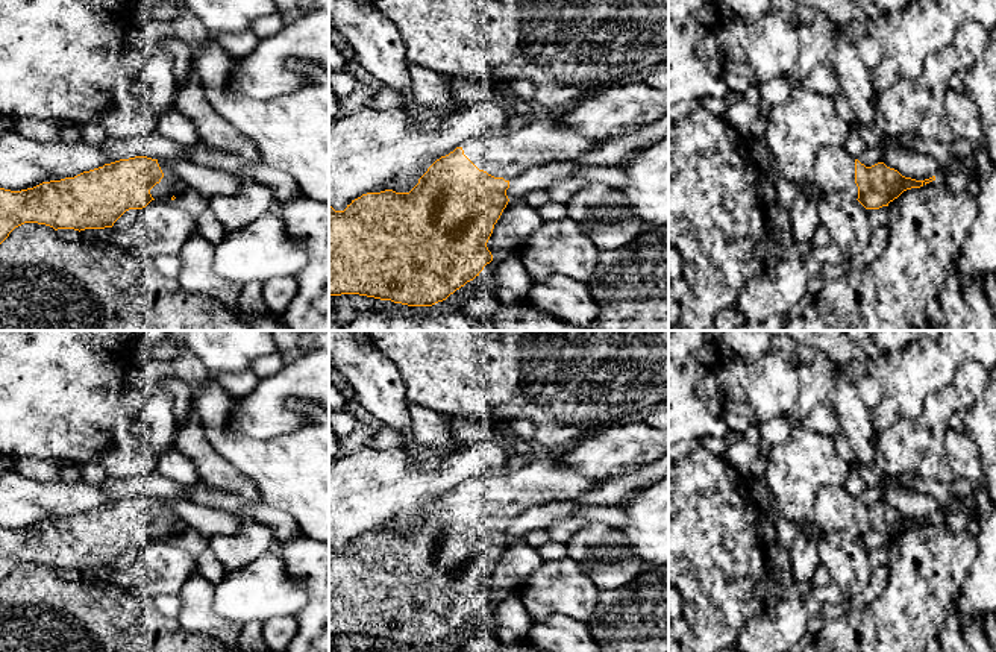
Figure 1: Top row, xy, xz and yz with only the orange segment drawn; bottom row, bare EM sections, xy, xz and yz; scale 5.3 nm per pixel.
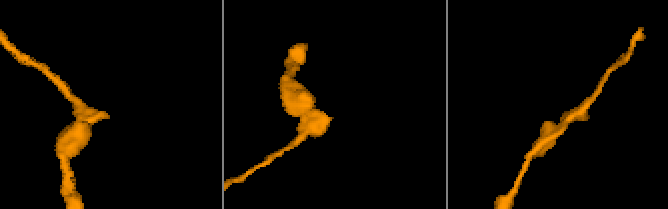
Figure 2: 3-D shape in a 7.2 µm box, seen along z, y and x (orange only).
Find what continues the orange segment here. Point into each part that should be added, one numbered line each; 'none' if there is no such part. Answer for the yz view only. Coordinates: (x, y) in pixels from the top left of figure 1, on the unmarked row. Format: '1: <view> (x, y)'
1: yz (834, 508)

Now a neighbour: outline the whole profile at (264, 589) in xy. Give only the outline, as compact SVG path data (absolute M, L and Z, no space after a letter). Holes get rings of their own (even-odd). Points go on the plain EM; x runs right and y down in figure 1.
M270 550L236 570L227 570L224 581L214 591L214 613L229 622L265 623L277 616L296 616L308 603L308 585L290 573L283 558Z

